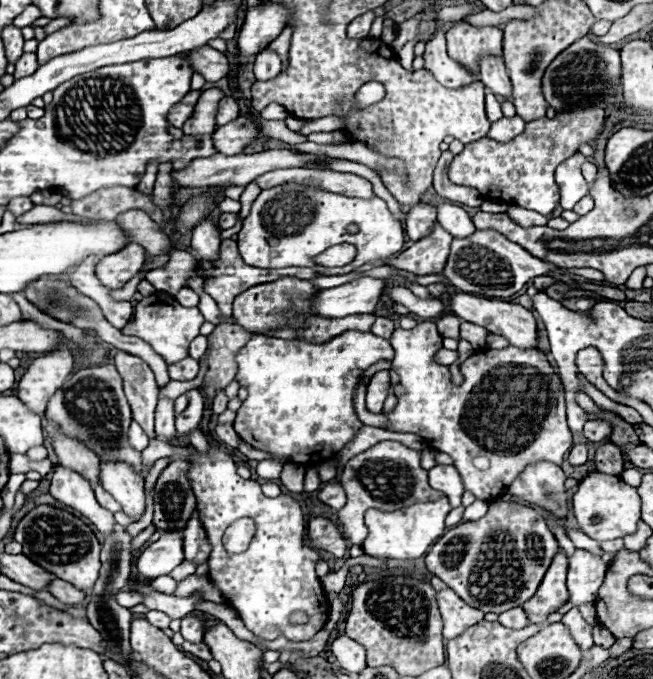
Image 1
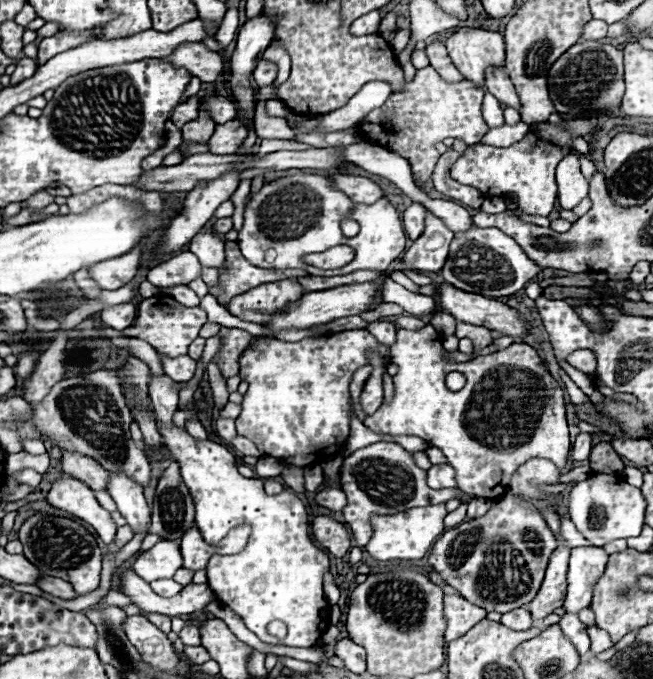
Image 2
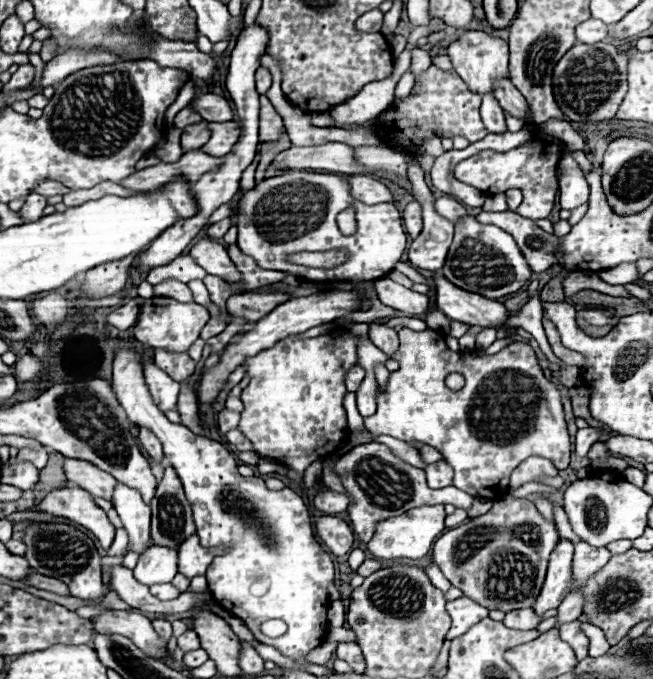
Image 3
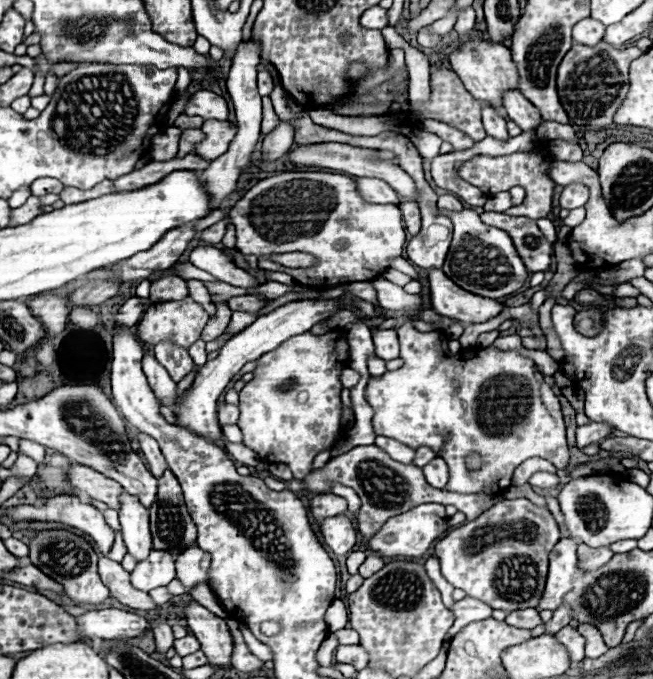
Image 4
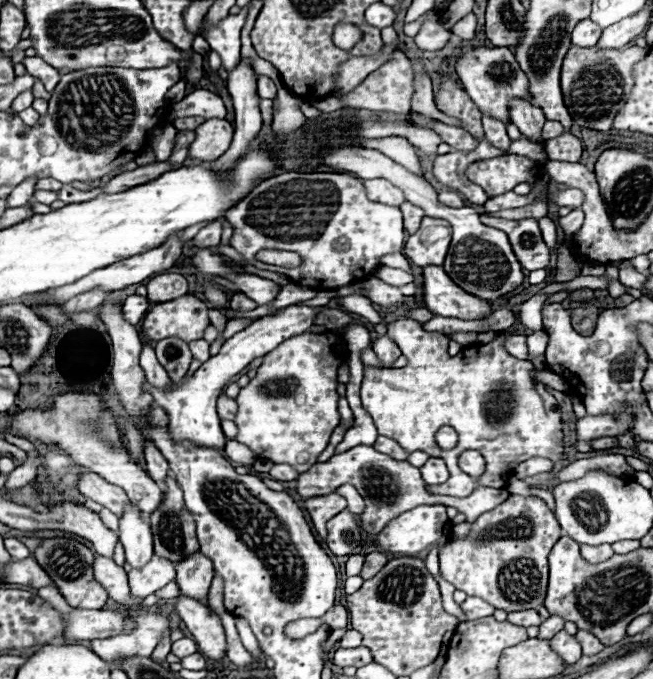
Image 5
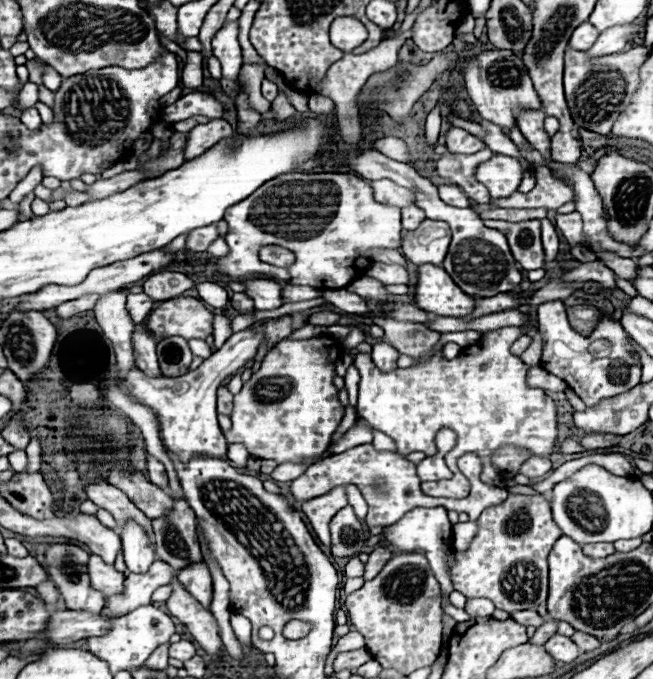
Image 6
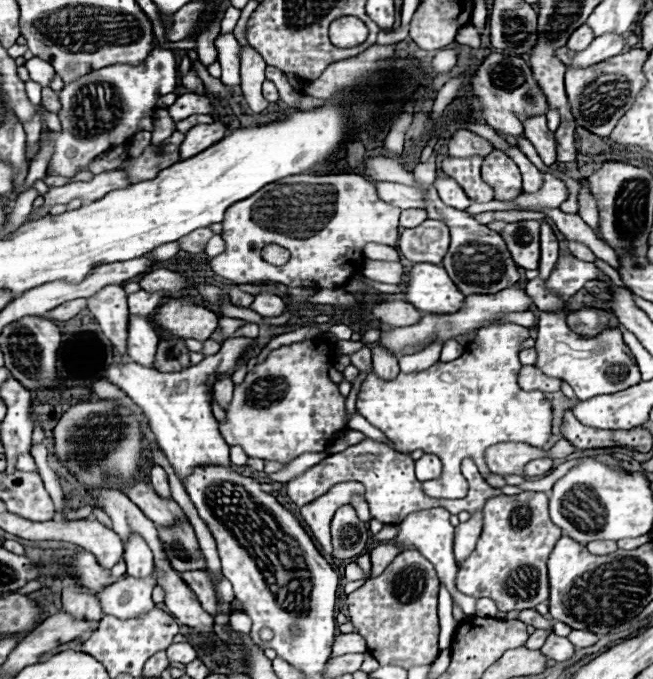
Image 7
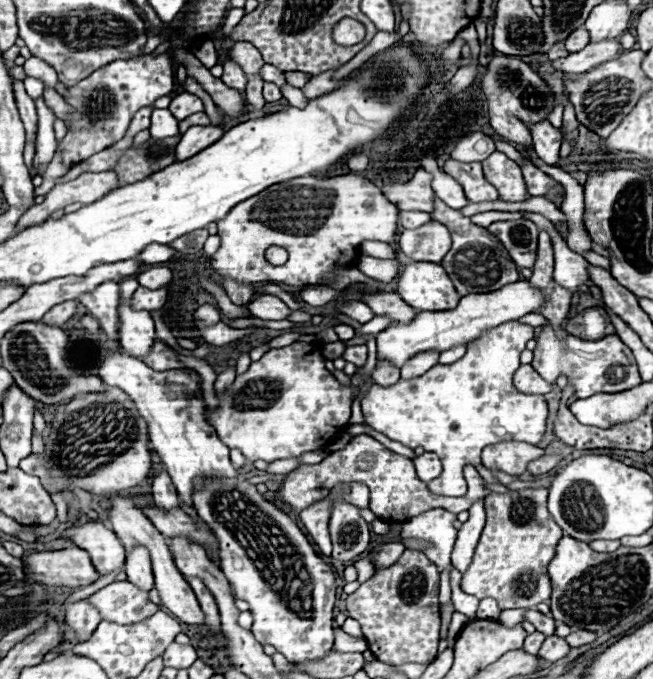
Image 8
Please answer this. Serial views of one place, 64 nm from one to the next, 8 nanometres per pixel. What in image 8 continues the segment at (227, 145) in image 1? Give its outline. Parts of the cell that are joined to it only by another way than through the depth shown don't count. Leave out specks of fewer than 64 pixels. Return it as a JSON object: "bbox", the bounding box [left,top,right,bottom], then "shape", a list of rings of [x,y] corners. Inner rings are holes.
{"bbox":[176,126,224,160],"shape":[[[192,126],[180,140],[180,144],[176,146],[176,158],[180,160],[188,160],[194,154],[202,152],[204,148],[212,146],[214,142],[218,142],[222,138],[224,130],[220,126]]]}

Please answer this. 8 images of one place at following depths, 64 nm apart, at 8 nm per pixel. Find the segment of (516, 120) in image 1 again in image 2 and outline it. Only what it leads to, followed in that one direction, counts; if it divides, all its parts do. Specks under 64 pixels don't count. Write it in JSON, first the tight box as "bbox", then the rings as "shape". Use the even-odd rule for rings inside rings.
{"bbox":[482,122,528,146],"shape":[[[518,122],[514,126],[504,123],[502,126],[492,128],[482,138],[482,144],[492,144],[492,146],[510,146],[514,144],[518,138],[522,138],[522,134],[526,134],[528,124]]]}

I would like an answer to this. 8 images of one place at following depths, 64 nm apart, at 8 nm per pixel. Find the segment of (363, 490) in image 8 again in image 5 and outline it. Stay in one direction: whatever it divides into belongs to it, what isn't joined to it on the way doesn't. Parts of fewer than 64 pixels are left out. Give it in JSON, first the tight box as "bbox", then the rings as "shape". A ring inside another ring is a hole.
{"bbox":[304,492,346,538],"shape":[[[332,492],[332,494],[326,494],[326,496],[308,498],[304,502],[304,506],[306,506],[306,510],[308,510],[310,518],[312,518],[312,524],[318,530],[318,534],[322,538],[326,538],[326,522],[346,508],[346,500],[340,494]]]}

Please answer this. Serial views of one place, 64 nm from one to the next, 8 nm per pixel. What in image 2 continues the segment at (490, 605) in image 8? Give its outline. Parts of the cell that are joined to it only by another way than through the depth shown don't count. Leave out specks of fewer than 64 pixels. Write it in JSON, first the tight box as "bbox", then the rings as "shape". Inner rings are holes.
{"bbox":[444,594,486,642],"shape":[[[444,594],[444,616],[446,616],[446,632],[444,638],[446,642],[460,638],[470,630],[474,624],[486,618],[486,610],[466,602],[458,594]]]}

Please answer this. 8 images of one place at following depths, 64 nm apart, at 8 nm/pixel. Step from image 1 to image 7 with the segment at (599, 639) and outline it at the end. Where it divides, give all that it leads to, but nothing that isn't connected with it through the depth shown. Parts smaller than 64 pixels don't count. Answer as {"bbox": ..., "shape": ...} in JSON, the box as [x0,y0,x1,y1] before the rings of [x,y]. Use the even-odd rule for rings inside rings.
{"bbox":[568,630,598,648],"shape":[[[572,630],[572,634],[568,636],[570,642],[574,646],[580,646],[580,648],[586,648],[586,646],[592,646],[598,642],[598,636],[596,634],[590,634],[590,632],[578,632],[578,630]]]}

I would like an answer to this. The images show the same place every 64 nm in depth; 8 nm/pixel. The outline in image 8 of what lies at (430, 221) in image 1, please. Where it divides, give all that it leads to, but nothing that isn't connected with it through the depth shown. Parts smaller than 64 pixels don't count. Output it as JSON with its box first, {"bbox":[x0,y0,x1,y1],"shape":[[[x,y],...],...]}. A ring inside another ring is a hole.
{"bbox":[400,210,430,228],"shape":[[[408,210],[408,212],[400,212],[400,222],[404,228],[418,228],[426,222],[430,222],[430,214],[426,212],[418,212],[418,210]]]}

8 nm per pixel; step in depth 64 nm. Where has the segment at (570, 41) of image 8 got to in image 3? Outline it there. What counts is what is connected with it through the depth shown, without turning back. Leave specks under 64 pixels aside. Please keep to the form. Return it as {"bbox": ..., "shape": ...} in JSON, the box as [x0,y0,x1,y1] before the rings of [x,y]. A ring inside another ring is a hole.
{"bbox":[576,18,608,44],"shape":[[[590,18],[586,22],[582,22],[576,28],[576,38],[578,42],[586,42],[586,44],[594,44],[594,42],[602,42],[608,36],[608,26],[604,22],[598,22],[596,18]]]}

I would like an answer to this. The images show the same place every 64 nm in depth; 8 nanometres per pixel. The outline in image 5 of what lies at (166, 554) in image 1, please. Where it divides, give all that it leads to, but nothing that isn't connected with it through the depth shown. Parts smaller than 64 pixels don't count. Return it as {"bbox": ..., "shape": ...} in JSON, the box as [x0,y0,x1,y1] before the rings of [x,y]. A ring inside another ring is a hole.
{"bbox":[130,554,174,598],"shape":[[[154,554],[146,566],[130,570],[130,592],[136,598],[146,598],[148,594],[172,582],[174,576],[174,564],[168,558],[160,558]]]}

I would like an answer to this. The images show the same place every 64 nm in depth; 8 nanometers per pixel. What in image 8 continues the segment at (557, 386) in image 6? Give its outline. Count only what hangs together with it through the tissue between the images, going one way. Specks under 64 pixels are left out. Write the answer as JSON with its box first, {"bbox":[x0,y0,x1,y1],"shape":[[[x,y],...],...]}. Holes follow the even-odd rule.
{"bbox":[514,364,554,394],"shape":[[[522,364],[516,370],[514,386],[524,394],[548,394],[554,390],[554,384],[546,382],[530,364]]]}

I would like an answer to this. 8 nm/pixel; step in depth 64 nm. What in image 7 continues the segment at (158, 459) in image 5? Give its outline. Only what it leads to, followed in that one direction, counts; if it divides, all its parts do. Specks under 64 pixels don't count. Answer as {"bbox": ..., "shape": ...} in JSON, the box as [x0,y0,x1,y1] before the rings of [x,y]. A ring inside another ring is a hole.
{"bbox":[150,464,170,498],"shape":[[[152,464],[152,470],[150,470],[150,484],[154,486],[154,490],[156,490],[162,498],[170,498],[168,476],[166,476],[166,472],[164,472],[164,468],[162,468],[162,466]]]}

